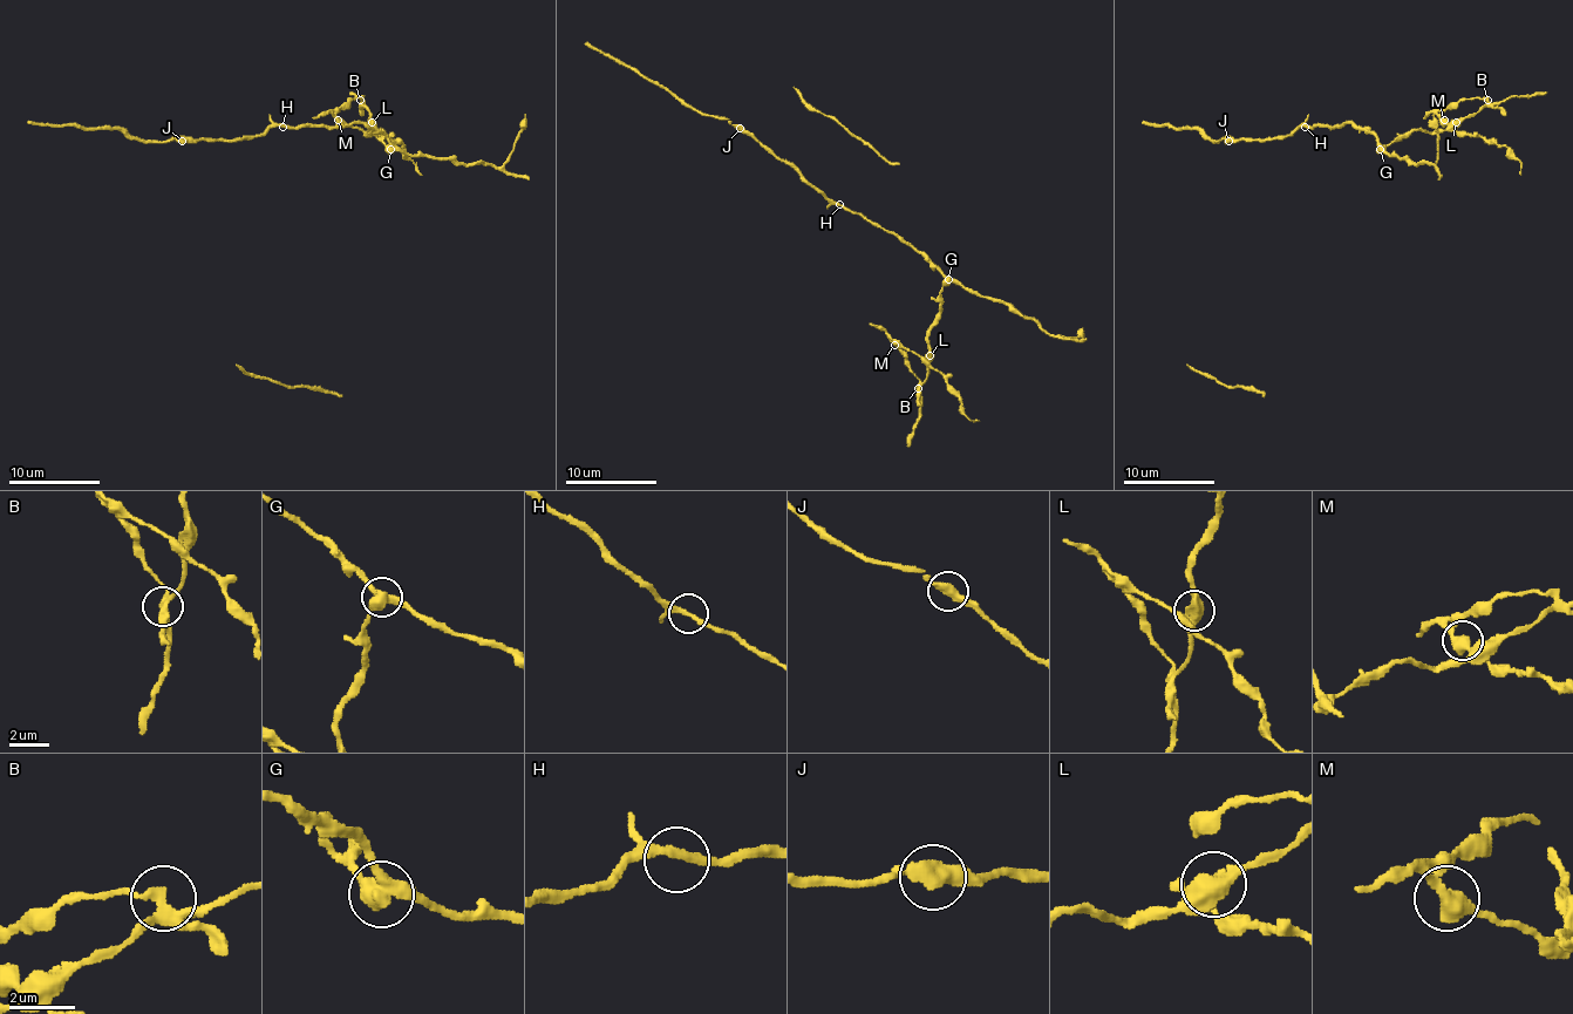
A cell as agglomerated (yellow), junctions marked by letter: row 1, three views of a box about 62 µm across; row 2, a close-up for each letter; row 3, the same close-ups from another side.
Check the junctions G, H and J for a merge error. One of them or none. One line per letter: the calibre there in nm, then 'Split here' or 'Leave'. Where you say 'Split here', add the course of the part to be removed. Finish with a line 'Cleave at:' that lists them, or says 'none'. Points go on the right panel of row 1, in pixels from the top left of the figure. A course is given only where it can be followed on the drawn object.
G: Thickness 440 nm. Split here. Course of the part to remove: (1380, 150), (1470, 117), (1485, 102), (1472, 97), (1439, 115), (1504, 145), (1520, 175)
H: Thickness 200 nm. Leave
J: Thickness 480 nm. Leave
Cleave at: G

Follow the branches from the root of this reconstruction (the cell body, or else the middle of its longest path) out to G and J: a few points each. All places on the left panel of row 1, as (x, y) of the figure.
G: (283, 124), (345, 127), (365, 122), (388, 138), (390, 150)
J: (283, 124), (271, 124), (261, 134), (230, 141), (182, 141)

